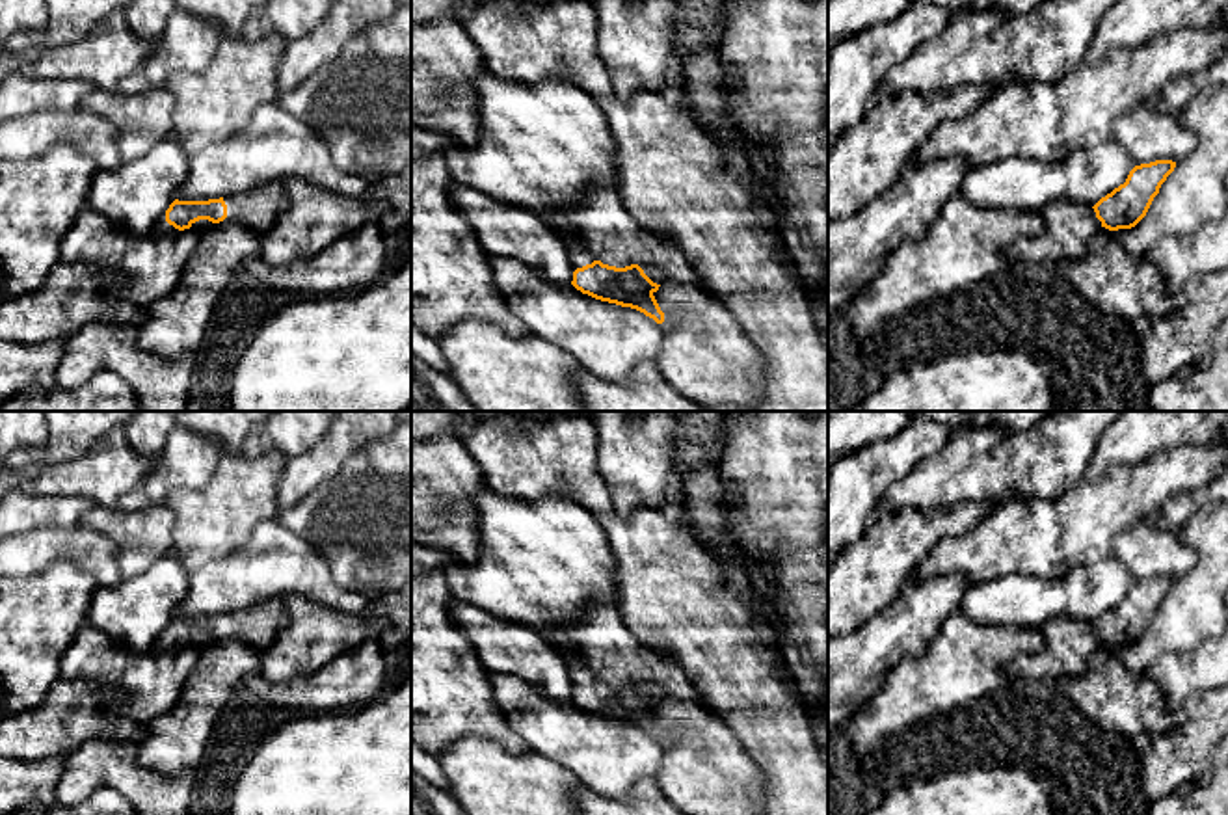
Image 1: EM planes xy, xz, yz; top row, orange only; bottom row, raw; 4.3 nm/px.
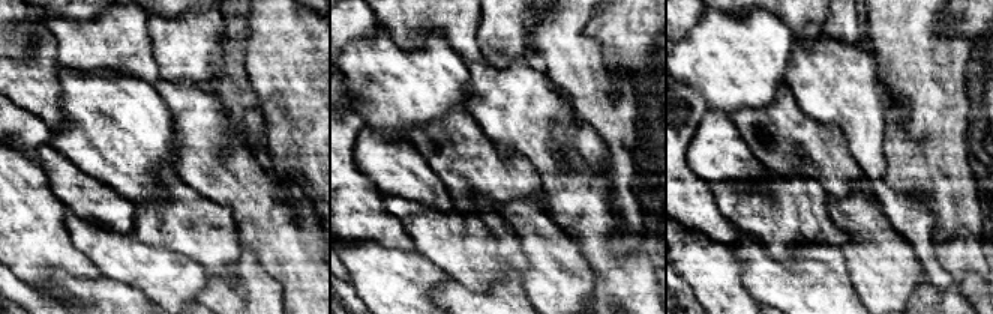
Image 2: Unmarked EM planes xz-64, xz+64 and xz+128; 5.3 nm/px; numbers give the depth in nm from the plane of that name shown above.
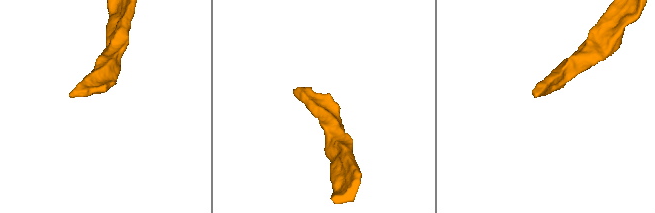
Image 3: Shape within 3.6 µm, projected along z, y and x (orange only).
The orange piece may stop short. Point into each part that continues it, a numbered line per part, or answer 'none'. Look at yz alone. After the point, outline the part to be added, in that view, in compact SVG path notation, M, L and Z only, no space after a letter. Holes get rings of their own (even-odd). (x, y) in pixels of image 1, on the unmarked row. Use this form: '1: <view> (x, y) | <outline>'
1: yz (1068, 644) | M1072 618L1049 620L1042 625L1044 648L1012 659L1005 672L1014 681L1059 681L1077 677L1087 670L1087 661L1101 644L1090 621Z

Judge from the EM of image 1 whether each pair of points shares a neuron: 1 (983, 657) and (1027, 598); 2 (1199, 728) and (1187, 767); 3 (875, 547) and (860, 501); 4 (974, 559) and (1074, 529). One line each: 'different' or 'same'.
1: different
2: same
3: different
4: same

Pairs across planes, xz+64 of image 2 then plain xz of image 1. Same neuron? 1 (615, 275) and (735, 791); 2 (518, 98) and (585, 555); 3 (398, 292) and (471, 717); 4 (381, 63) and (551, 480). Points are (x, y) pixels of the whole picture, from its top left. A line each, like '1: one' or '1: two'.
1: two
2: two
3: two
4: two

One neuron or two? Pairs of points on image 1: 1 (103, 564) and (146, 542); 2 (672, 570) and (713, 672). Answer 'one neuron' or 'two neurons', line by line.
1: two neurons
2: one neuron

